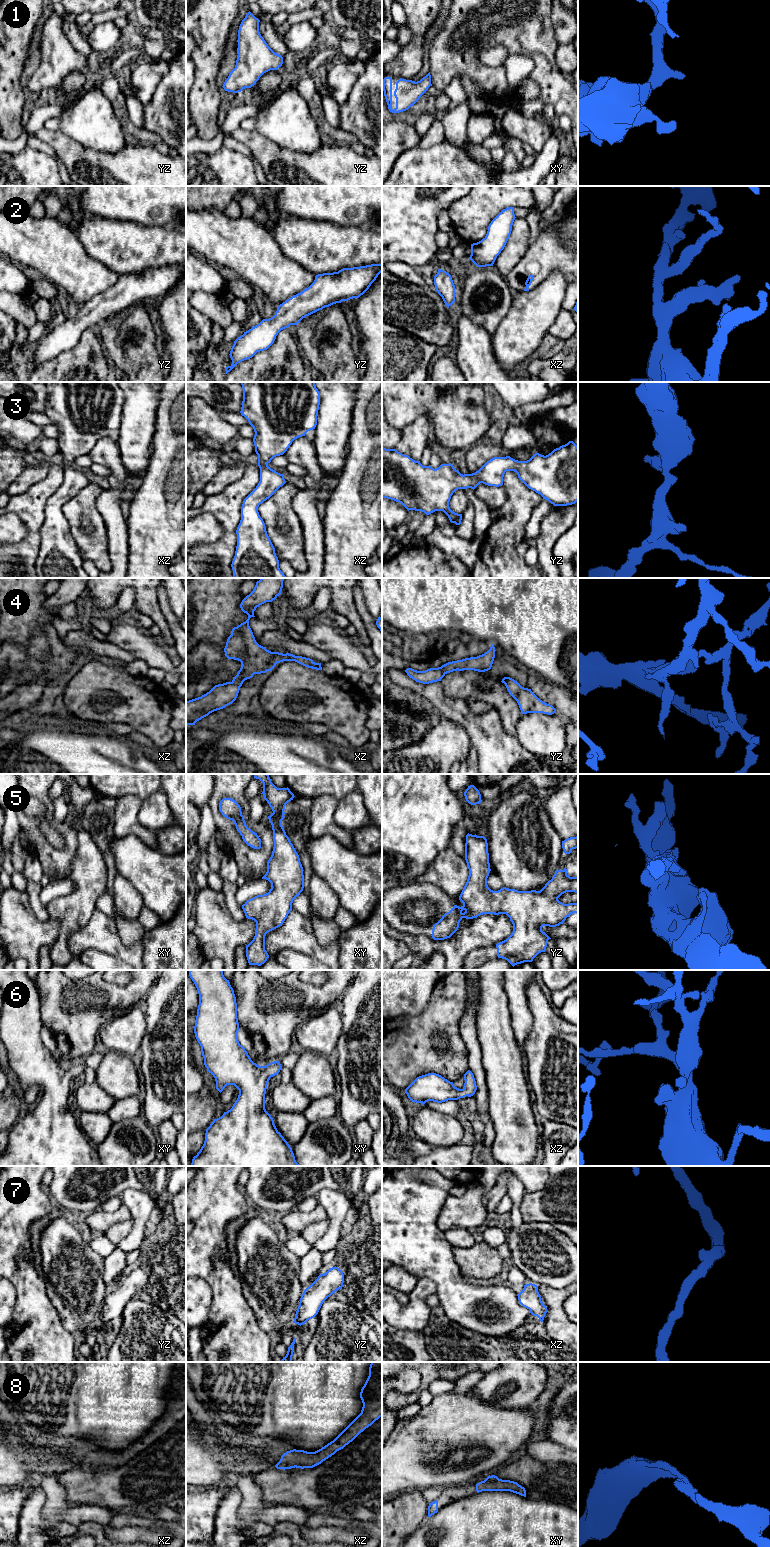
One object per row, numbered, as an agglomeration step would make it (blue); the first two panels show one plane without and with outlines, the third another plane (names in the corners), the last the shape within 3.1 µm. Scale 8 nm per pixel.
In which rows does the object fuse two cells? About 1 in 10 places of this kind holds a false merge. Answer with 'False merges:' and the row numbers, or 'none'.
False merges: none

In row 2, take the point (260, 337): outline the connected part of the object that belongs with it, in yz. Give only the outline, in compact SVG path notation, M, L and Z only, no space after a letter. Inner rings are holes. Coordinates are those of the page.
M371 264L316 275L308 288L277 306L273 317L263 319L234 341L229 354L232 364L225 368L226 374L238 363L267 350L281 330L325 307L359 298L381 272L382 264Z

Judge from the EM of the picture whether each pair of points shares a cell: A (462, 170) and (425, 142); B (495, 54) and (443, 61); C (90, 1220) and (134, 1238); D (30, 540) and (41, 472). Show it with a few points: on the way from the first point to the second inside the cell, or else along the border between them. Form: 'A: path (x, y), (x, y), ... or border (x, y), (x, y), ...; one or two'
A: border (444, 137), (441, 141), (428, 147), (418, 146); two
B: border (498, 44), (482, 49), (478, 53), (478, 59); two
C: border (104, 1233), (99, 1235); two
D: border (52, 464), (44, 477), (31, 484), (21, 493); two

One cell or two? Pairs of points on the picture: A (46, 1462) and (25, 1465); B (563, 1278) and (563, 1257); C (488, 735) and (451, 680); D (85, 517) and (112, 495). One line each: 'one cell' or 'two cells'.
A: one cell
B: one cell
C: two cells
D: two cells

